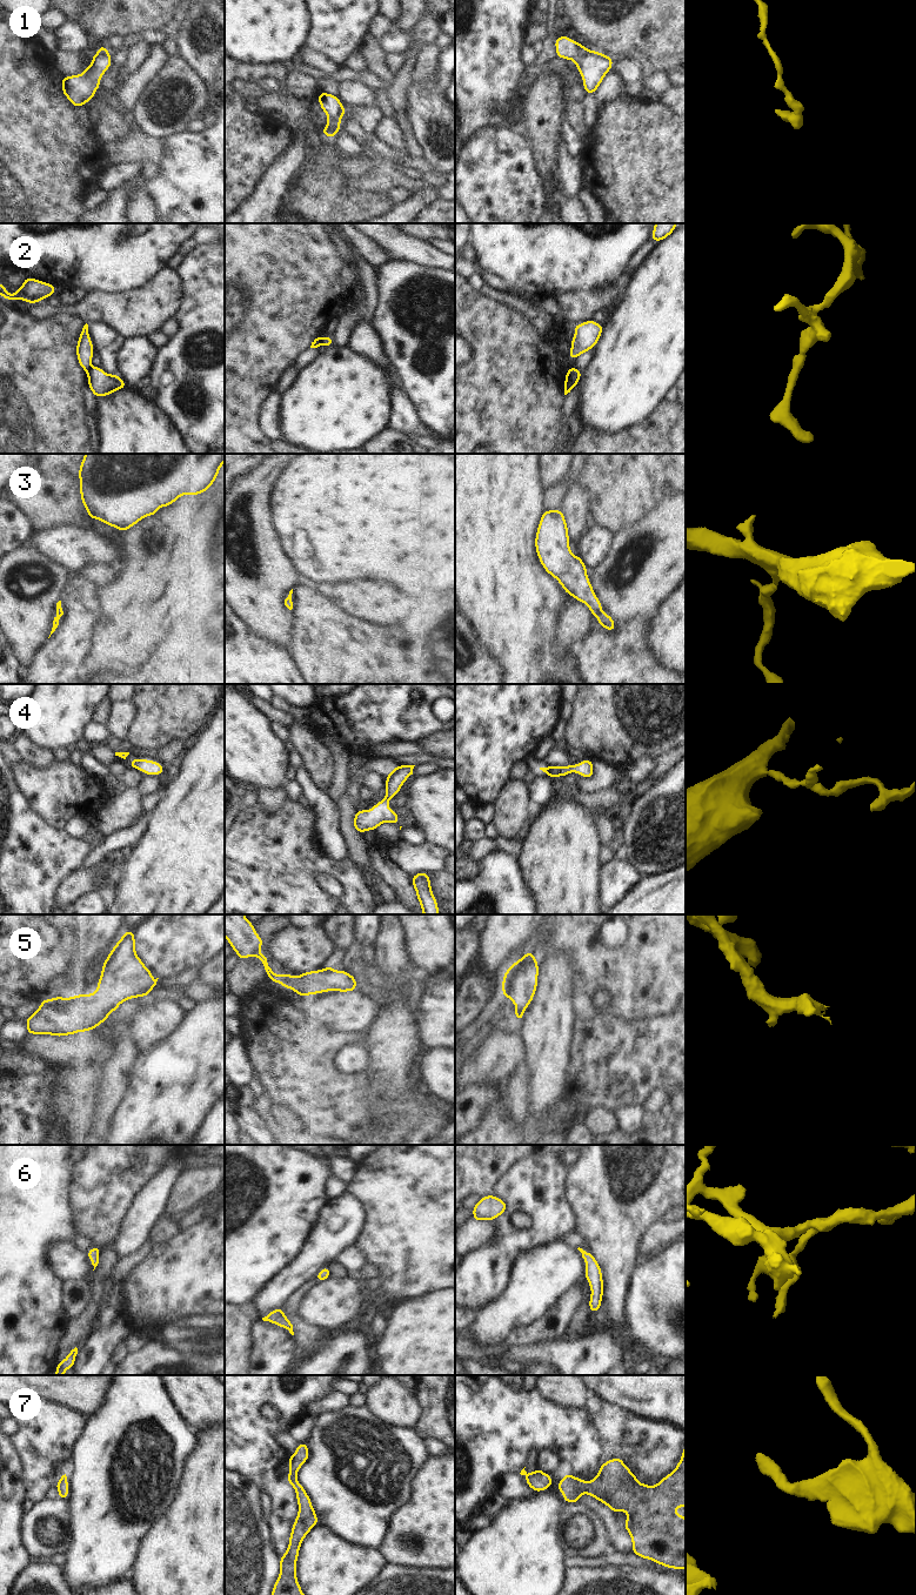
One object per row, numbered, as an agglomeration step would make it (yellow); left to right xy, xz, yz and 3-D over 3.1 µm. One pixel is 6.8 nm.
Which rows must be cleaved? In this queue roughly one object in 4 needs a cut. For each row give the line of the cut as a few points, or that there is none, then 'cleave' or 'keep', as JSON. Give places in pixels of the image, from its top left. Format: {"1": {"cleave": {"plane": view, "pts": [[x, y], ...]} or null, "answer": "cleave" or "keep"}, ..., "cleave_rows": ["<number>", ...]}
{"1": {"cleave": null, "answer": "keep"}, "2": {"cleave": {"plane": "xz", "pts": [[321, 337], [319, 344]]}, "answer": "cleave"}, "3": {"cleave": null, "answer": "keep"}, "4": {"cleave": null, "answer": "keep"}, "5": {"cleave": null, "answer": "keep"}, "6": {"cleave": null, "answer": "keep"}, "7": {"cleave": null, "answer": "keep"}, "cleave_rows": ["2"]}

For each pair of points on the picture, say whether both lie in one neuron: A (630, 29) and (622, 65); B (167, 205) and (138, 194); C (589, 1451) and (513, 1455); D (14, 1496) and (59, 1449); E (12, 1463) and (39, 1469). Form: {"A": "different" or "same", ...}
{"A": "different", "B": "different", "C": "same", "D": "different", "E": "different"}

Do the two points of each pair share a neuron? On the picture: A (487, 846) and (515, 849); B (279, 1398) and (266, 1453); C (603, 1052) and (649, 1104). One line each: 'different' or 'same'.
A: same
B: same
C: different

